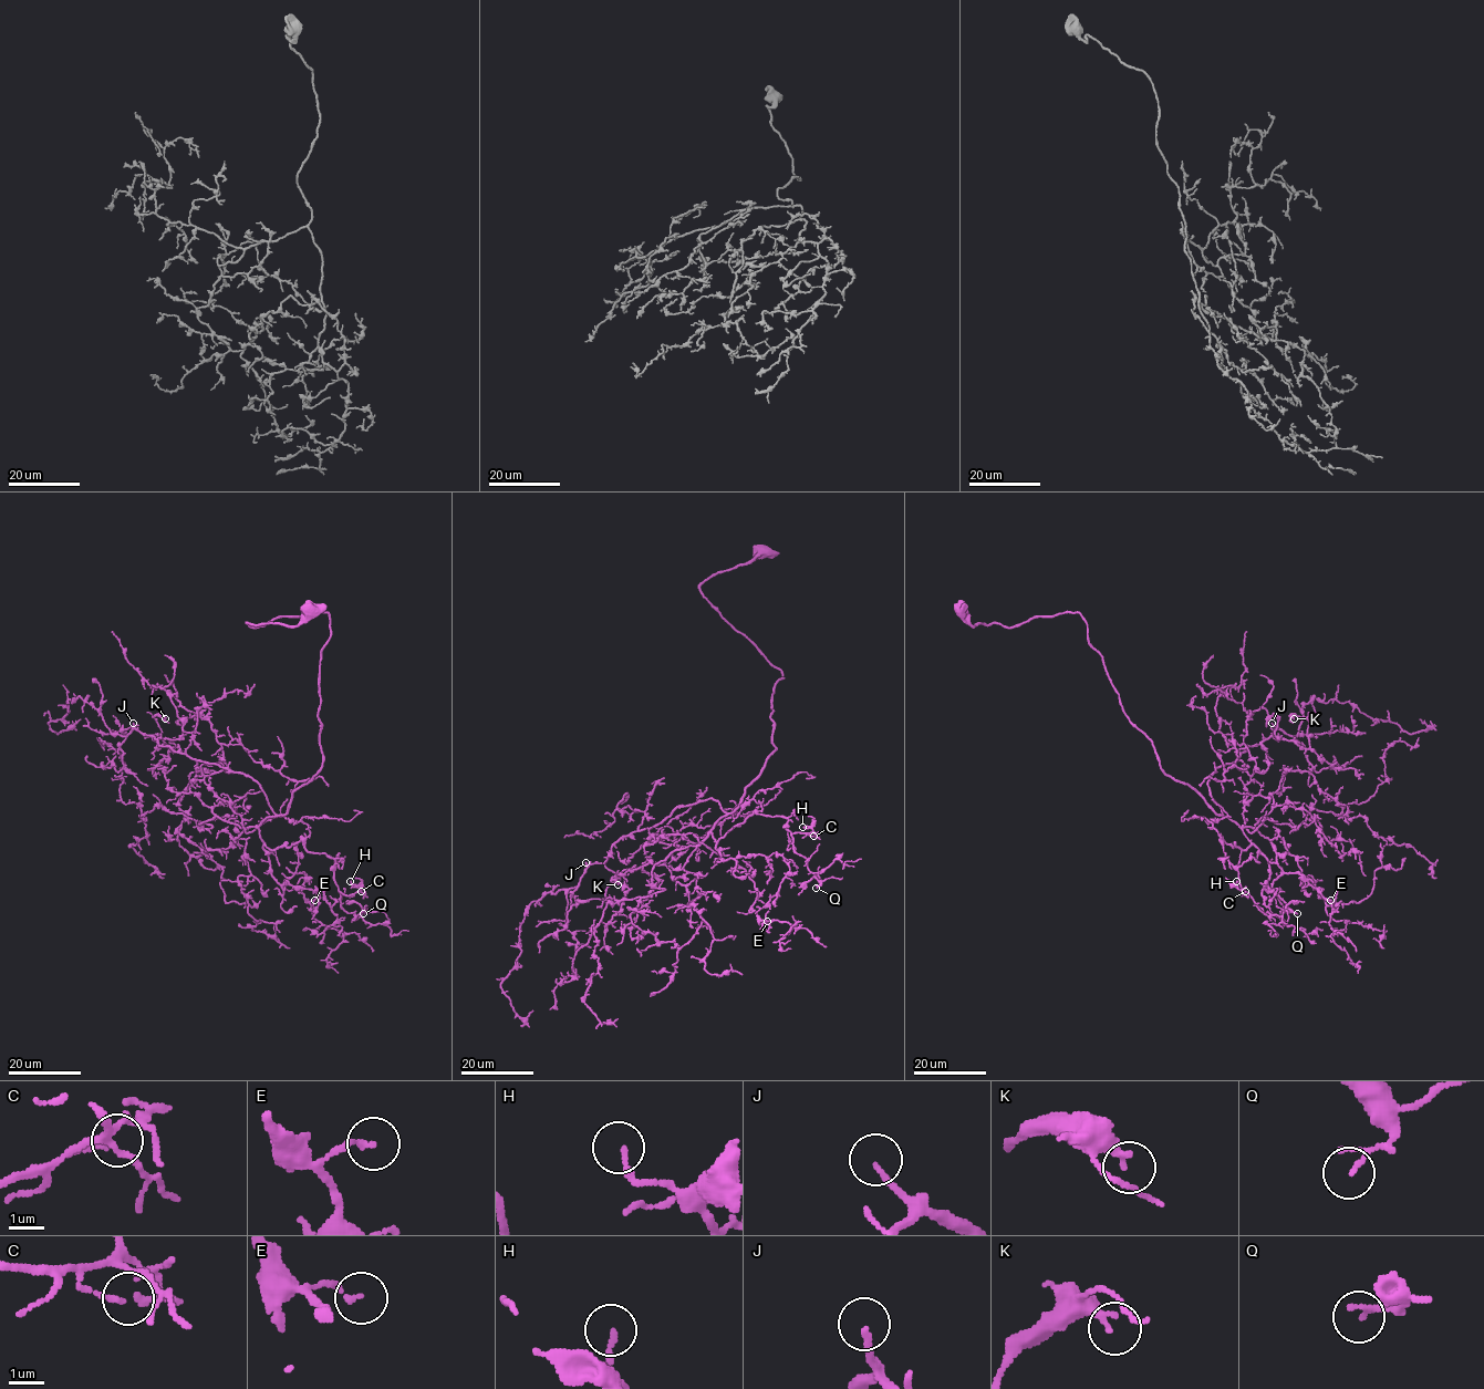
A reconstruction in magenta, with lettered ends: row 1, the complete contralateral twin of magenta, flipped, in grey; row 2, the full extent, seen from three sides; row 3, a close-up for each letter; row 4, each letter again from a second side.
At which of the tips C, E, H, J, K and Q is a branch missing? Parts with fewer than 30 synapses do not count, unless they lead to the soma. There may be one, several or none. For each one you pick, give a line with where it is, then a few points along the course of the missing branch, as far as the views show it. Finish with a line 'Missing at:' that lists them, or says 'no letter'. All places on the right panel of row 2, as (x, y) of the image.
J: at (1272, 723); missing branch runs (1272, 723), (1263, 703), (1283, 682)
Missing at: J

